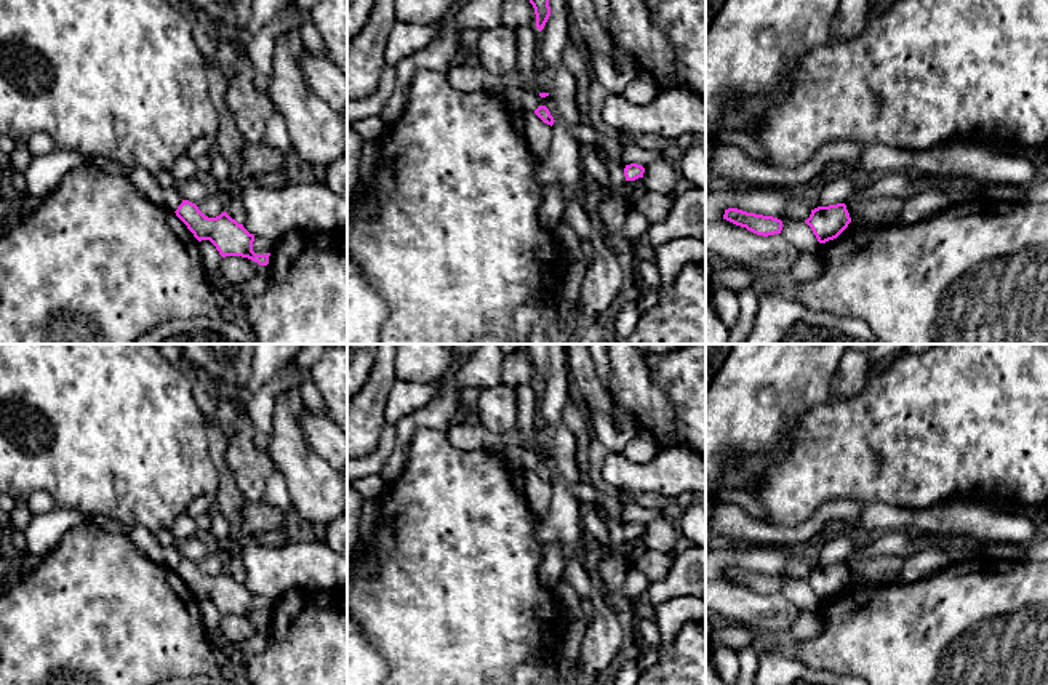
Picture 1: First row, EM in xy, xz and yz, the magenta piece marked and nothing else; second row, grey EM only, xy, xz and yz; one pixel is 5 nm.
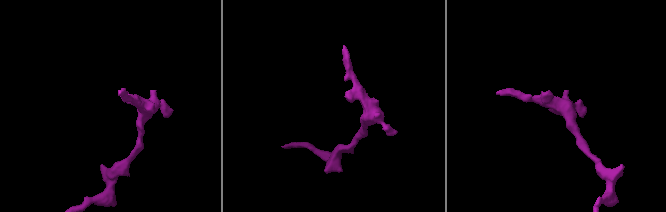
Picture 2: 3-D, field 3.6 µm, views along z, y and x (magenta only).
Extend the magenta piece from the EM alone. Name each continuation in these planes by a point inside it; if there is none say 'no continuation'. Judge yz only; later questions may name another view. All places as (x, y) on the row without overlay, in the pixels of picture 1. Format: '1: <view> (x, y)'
no continuation

